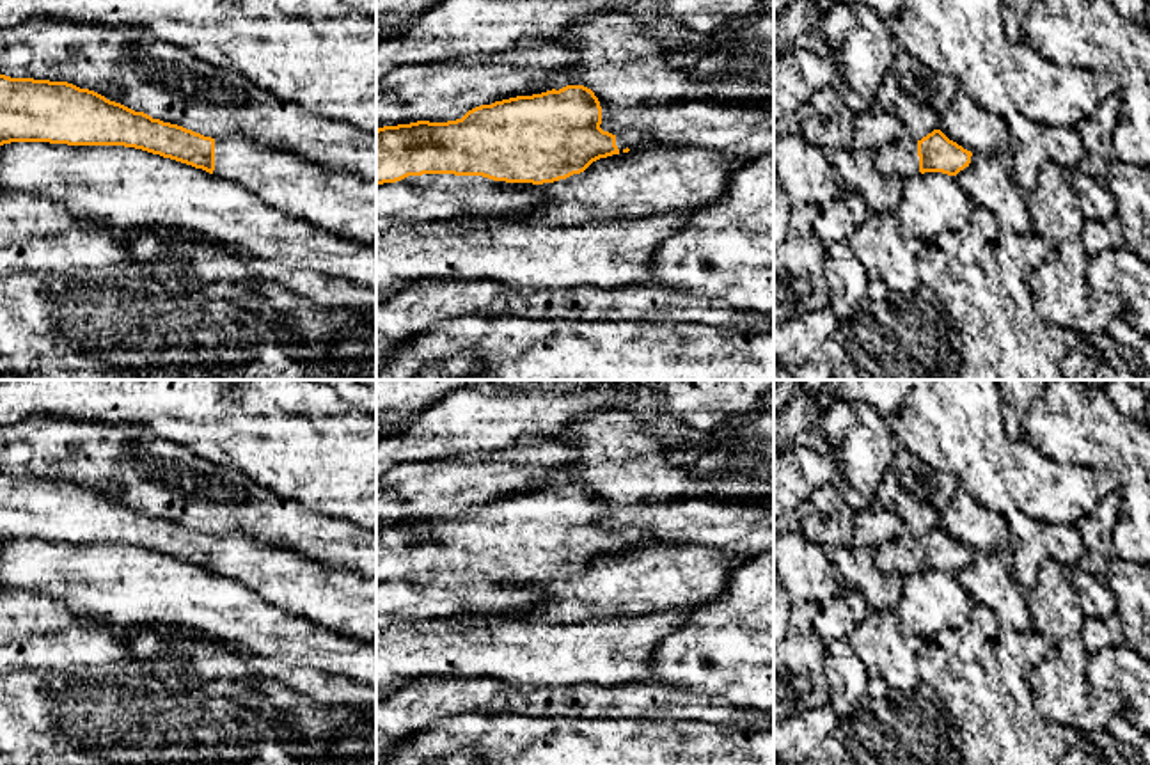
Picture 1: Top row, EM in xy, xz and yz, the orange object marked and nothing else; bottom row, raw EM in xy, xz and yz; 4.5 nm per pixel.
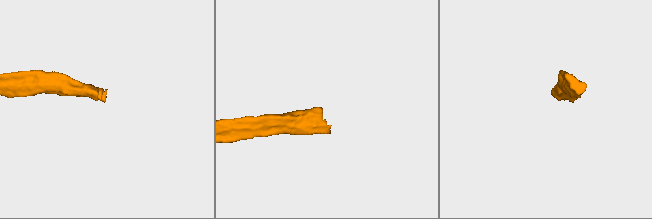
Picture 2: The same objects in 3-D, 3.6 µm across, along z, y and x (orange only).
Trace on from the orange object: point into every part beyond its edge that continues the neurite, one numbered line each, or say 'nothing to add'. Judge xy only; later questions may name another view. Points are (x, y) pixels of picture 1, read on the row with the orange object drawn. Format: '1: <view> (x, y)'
1: xy (345, 205)

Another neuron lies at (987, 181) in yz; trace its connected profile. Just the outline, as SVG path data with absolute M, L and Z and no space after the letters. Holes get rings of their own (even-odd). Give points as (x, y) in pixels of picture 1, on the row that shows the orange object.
M976 153L955 177L973 204L989 209L1004 233L1033 231L1028 197L1019 190L1008 160Z

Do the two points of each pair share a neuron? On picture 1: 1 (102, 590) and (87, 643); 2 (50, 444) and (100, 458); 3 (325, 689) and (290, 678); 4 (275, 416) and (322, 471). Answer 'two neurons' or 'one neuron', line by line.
1: two neurons
2: one neuron
3: one neuron
4: one neuron

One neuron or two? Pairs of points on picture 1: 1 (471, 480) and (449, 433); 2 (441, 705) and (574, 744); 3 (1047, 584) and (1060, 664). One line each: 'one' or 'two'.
1: two
2: two
3: one

